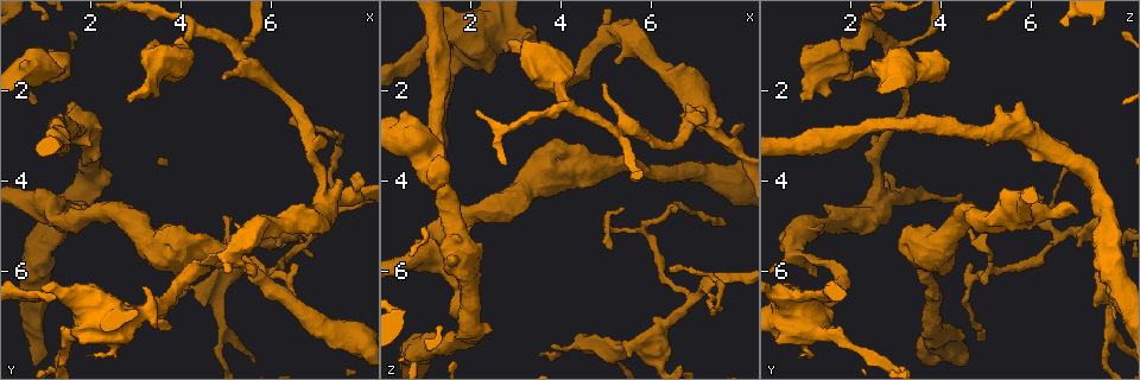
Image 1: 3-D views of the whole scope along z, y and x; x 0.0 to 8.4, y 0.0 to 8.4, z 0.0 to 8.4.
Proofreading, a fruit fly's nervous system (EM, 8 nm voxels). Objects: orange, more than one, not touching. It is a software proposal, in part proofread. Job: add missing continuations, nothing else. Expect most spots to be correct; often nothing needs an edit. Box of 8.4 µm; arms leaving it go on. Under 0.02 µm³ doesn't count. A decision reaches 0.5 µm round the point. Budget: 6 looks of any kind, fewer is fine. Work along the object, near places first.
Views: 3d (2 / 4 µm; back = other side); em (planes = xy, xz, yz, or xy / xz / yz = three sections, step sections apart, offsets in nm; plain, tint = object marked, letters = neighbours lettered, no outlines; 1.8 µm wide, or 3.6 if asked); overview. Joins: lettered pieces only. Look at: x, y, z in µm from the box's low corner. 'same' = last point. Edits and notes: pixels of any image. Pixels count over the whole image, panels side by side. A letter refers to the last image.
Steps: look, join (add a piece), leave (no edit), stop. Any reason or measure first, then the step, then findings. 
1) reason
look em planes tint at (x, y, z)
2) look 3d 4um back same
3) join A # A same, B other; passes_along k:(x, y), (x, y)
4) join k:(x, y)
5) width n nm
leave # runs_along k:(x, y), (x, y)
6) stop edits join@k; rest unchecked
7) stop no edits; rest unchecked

stops while still wide
look 3d 4um back at (1.55, 1.65, 3.95)

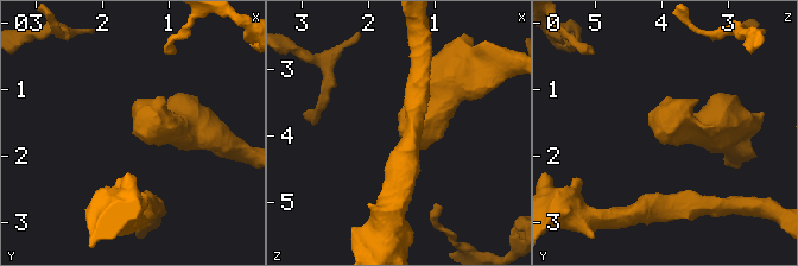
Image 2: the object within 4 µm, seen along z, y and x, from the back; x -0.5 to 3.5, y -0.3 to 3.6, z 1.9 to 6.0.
now the EM
look em planes letters at (1.55, 1.65, 3.90)

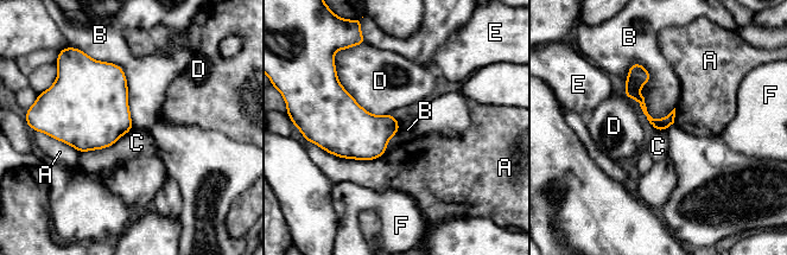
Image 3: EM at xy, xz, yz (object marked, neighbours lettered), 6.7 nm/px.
leave # A other, B other, C other, D other, E other, F other; no lettered piece goes on from it

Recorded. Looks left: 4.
thick turns thin
look em planes tint at (6.90, 5.25, 6.65)

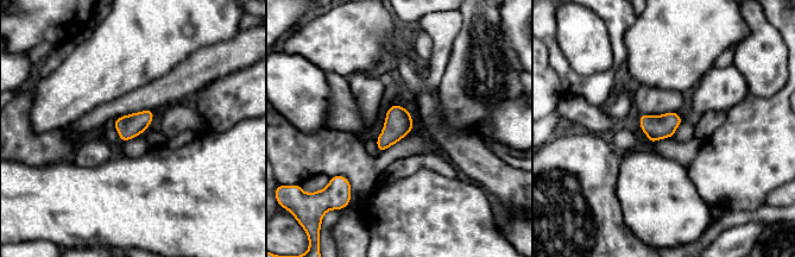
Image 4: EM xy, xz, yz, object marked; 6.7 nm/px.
what lies round it
look em planes letters same

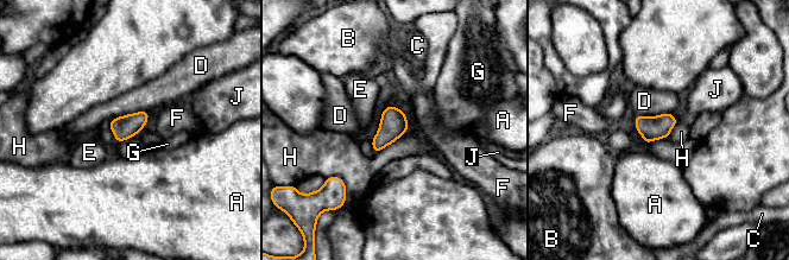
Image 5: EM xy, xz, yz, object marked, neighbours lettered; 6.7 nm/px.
leave # A other, B other, C other, D other, E other, F other, G other, H other, J other; border 5:(408, 130), (376, 154); none of them fits

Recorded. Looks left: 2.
thin end
look em planes letters at (6.45, 5.85, 4.65)

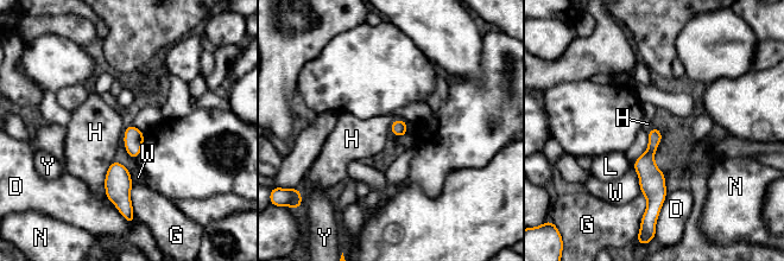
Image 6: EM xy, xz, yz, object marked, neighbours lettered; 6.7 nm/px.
width 100 nm
leave # D other, G other, H other, L other, N other, W other, Y other; runs_along 6:(656, 131), (650, 151), (651, 201); no lettered piece goes on from it

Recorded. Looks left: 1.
stop no edits; rest unchecked

